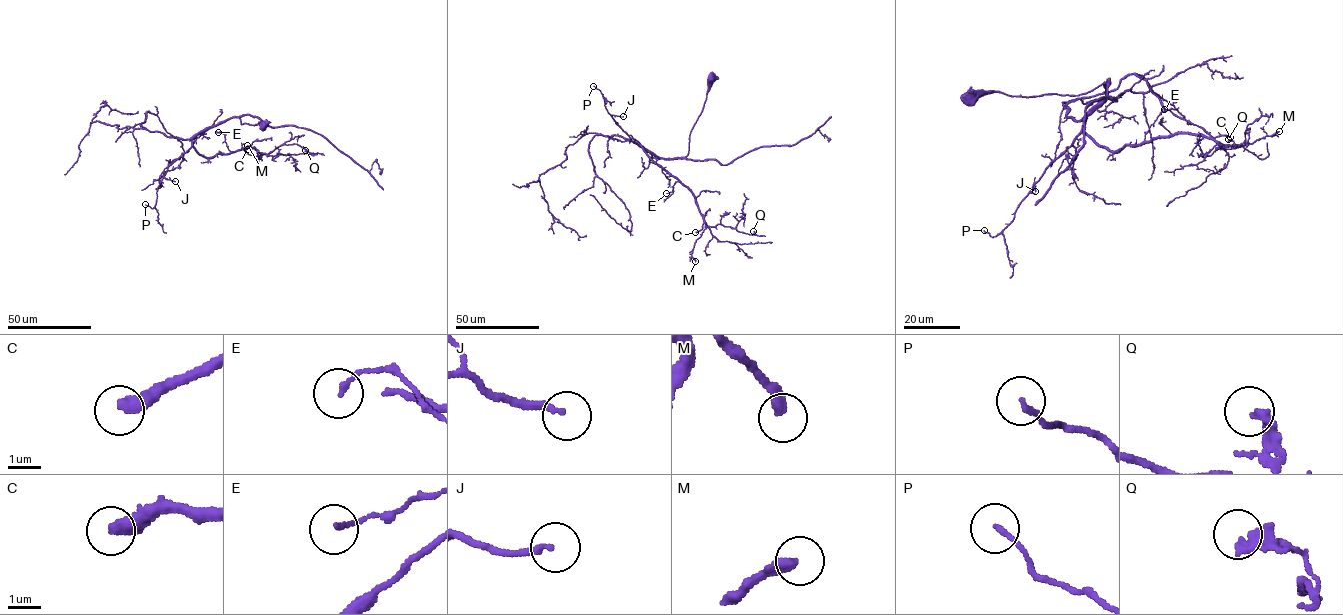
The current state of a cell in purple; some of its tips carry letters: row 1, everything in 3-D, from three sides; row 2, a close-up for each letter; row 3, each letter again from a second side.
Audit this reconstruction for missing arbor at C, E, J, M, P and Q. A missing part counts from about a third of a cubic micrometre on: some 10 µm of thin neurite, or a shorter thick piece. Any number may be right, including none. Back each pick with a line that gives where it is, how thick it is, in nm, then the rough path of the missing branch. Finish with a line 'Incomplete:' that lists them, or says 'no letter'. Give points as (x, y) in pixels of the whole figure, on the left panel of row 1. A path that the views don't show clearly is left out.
C: place (247, 149); calibre 440 nm
J: place (175, 181); calibre 180 nm; course (175, 181), (193, 189), (204, 209), (214, 206), (213, 201)
Incomplete: C, J

